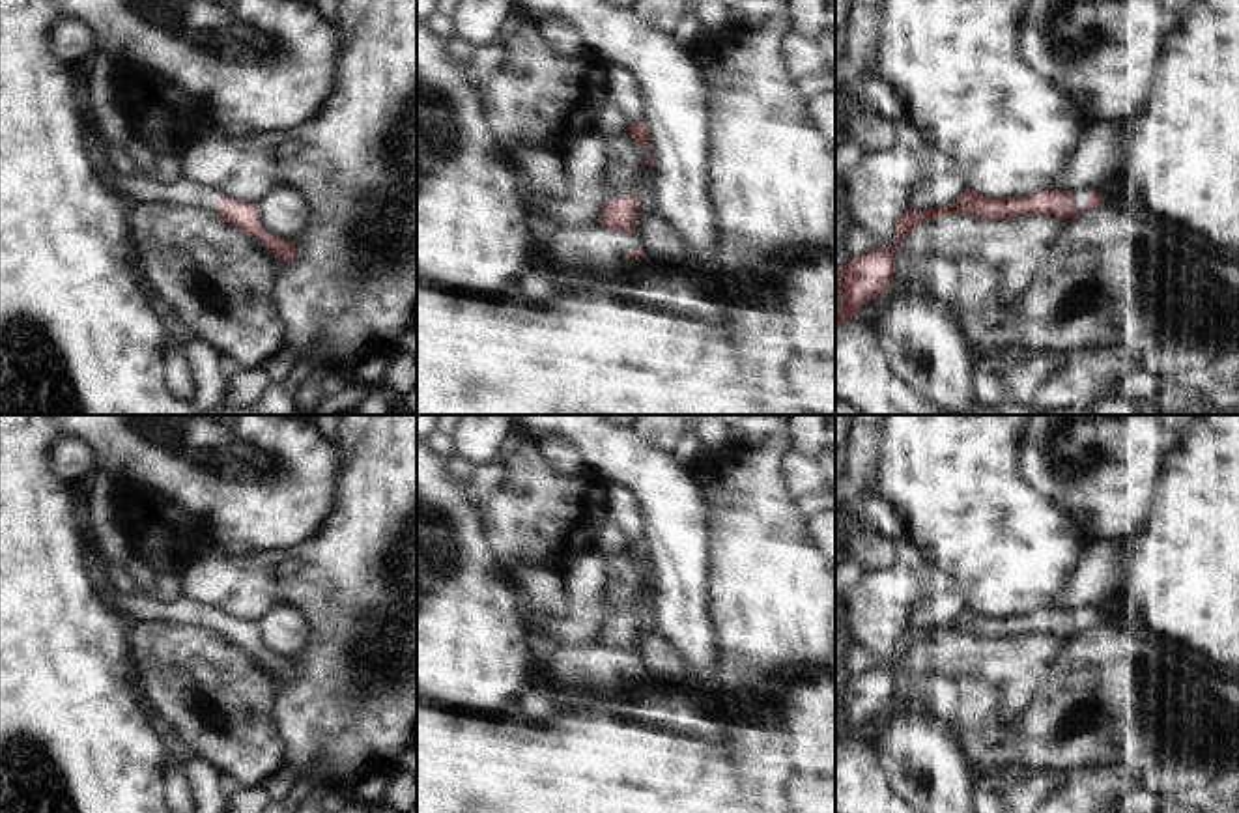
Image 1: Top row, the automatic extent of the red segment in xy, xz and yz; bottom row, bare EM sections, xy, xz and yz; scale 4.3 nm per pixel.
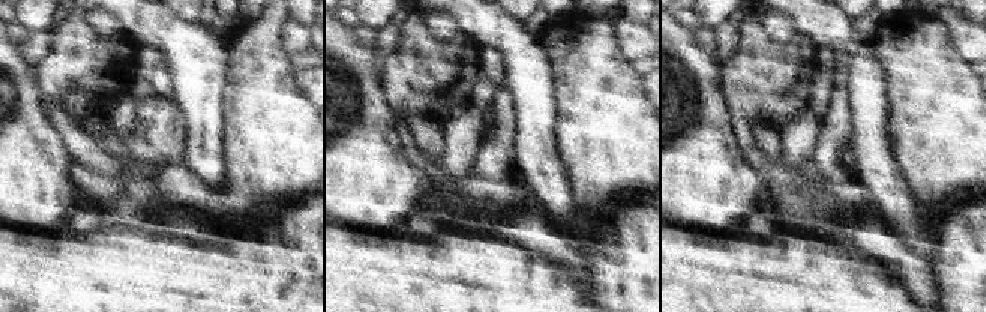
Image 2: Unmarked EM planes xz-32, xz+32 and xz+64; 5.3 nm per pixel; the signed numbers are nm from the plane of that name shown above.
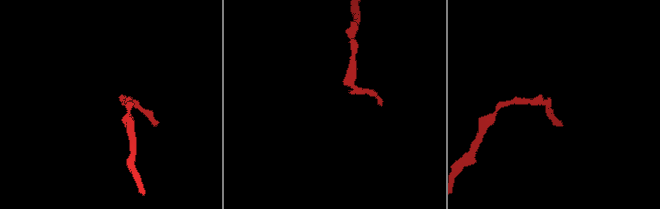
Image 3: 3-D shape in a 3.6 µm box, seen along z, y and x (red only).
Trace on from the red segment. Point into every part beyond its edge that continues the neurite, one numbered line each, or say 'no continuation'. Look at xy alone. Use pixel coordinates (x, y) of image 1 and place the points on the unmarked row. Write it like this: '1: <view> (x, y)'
1: xy (139, 608)

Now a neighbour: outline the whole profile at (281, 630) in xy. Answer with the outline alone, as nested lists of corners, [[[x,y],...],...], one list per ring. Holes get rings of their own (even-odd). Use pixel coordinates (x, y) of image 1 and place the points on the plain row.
[[[271,606],[256,619],[256,626],[260,643],[284,660],[295,660],[306,649],[308,626],[288,606]]]

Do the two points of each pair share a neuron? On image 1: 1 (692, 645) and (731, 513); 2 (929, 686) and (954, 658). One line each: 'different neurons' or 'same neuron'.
1: different neurons
2: different neurons

